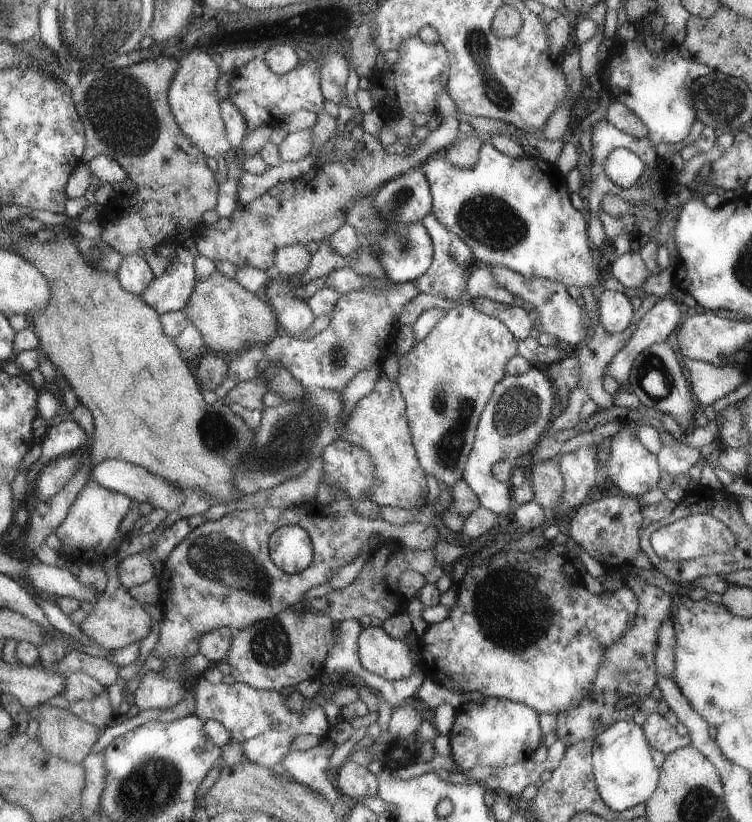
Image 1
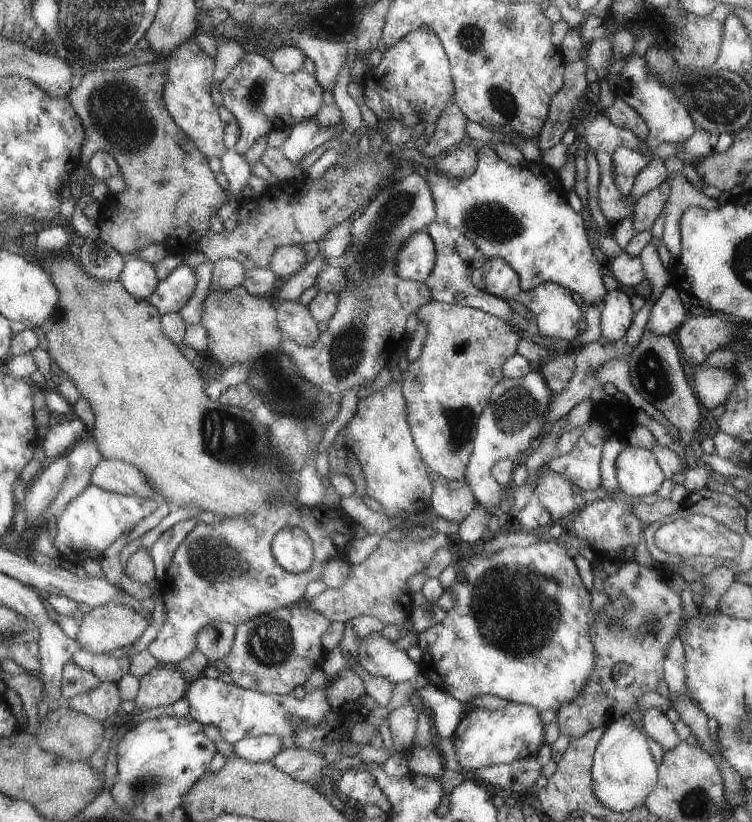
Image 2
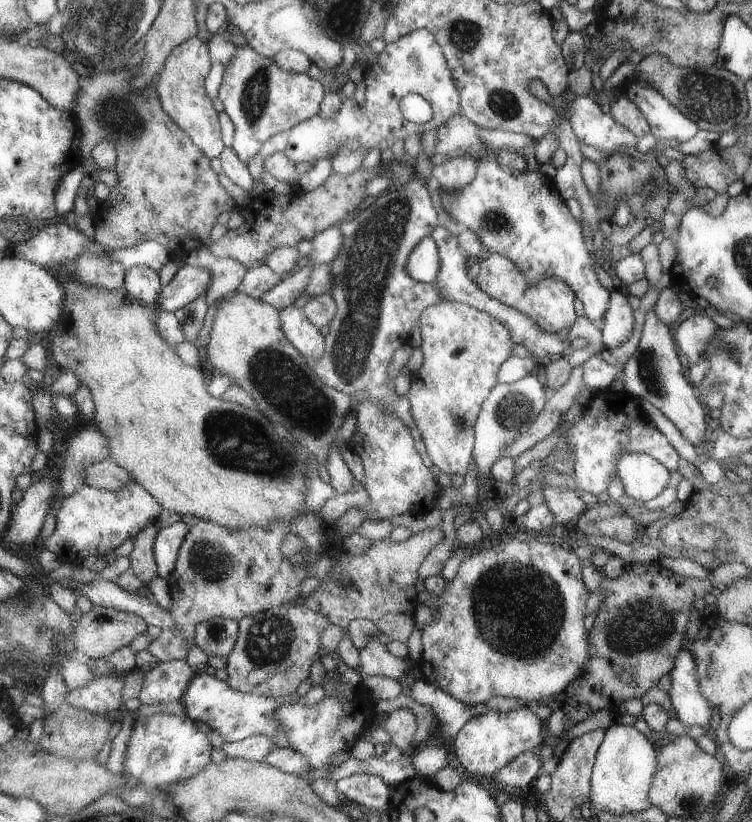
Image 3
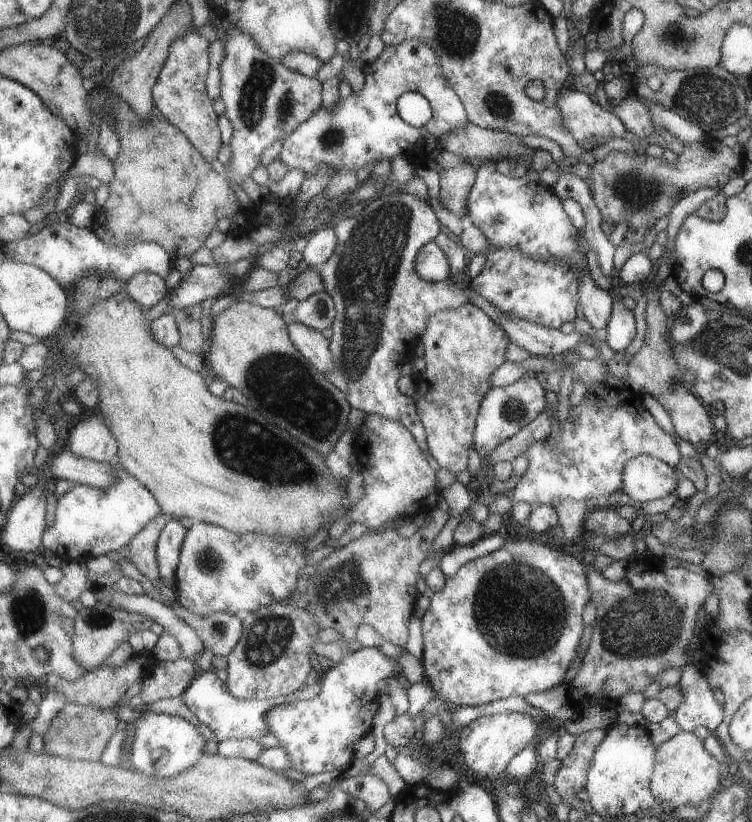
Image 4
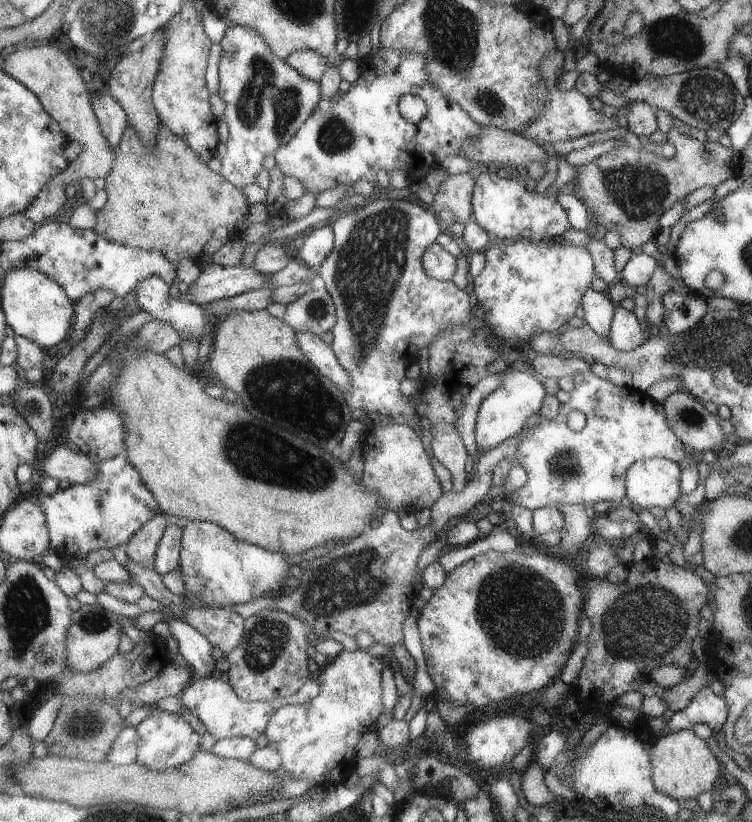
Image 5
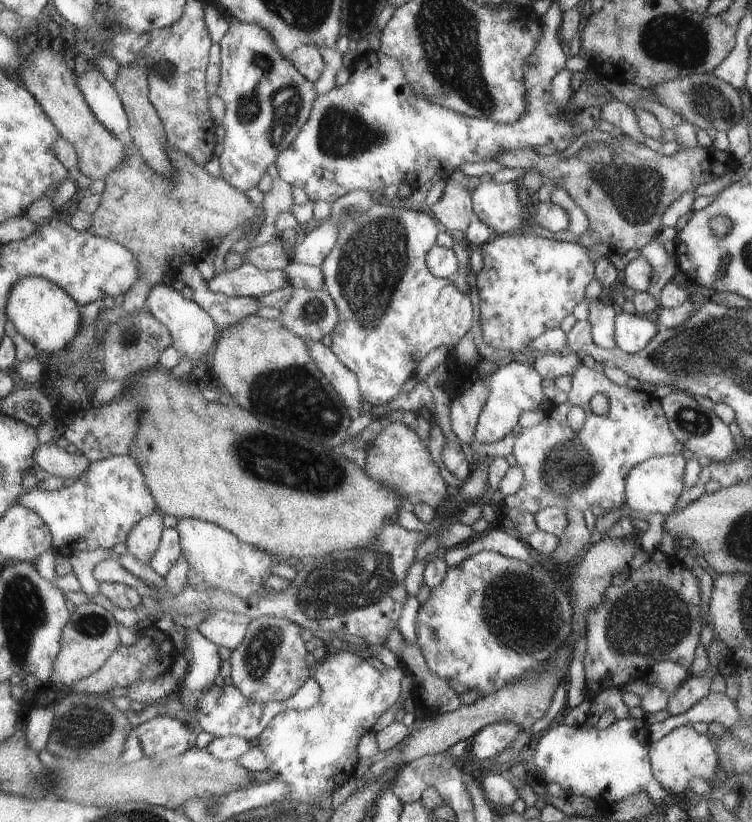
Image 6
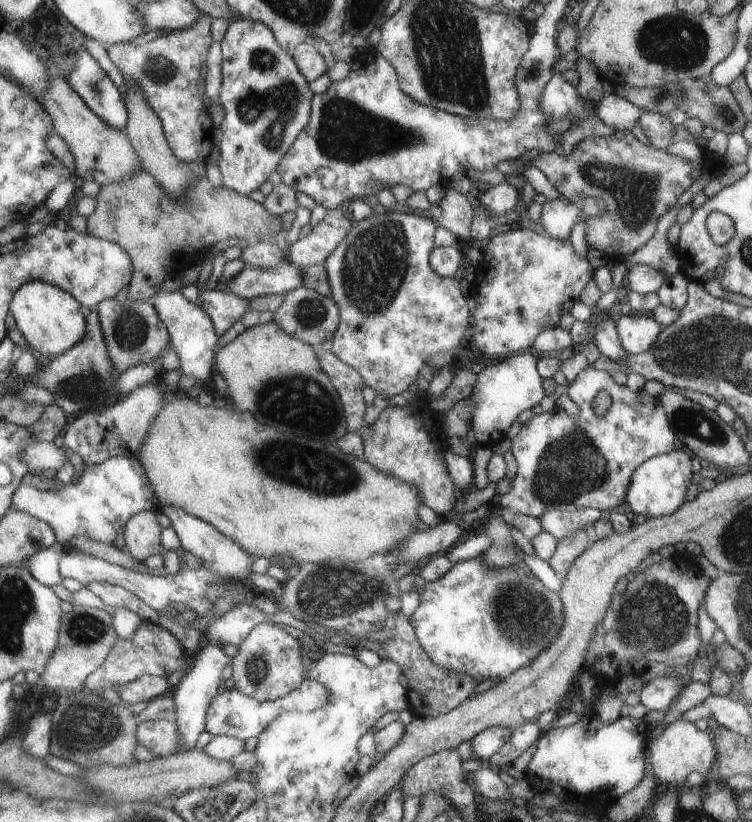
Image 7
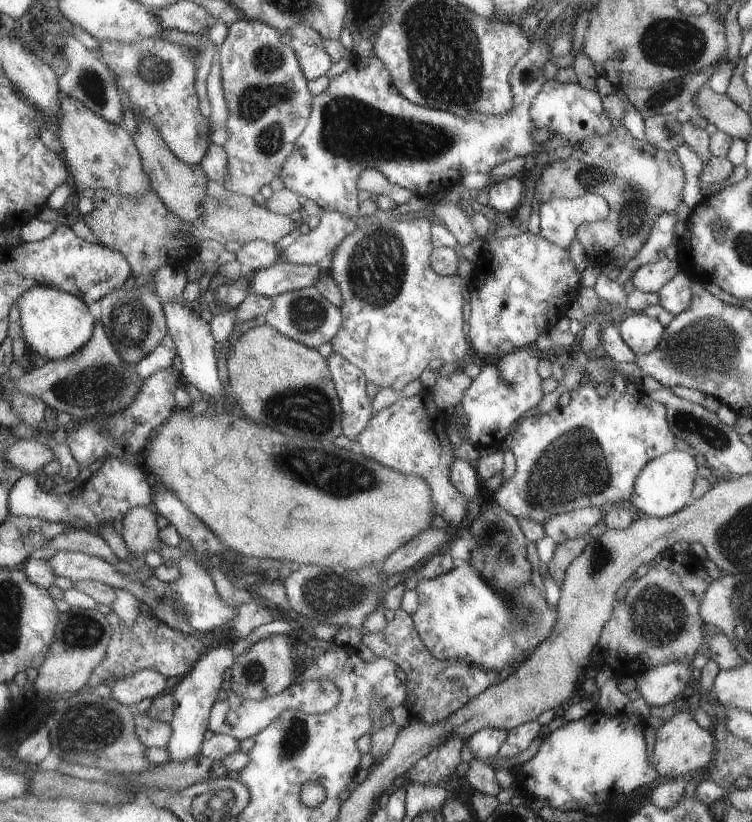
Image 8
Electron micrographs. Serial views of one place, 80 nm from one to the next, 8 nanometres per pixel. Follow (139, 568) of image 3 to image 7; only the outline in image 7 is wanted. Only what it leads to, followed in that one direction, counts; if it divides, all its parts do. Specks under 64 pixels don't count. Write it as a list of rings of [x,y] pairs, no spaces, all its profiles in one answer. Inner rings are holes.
[[[158,510],[136,514],[124,528],[127,550],[138,560],[147,563],[149,558],[163,554],[163,526],[157,516]]]

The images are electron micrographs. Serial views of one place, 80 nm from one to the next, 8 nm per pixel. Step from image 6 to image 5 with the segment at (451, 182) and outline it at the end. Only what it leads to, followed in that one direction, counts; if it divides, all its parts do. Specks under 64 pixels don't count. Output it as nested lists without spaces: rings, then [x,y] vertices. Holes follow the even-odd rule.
[[[468,172],[449,175],[439,185],[431,208],[445,224],[446,229],[460,222],[466,225],[472,220],[471,191],[474,181]]]

